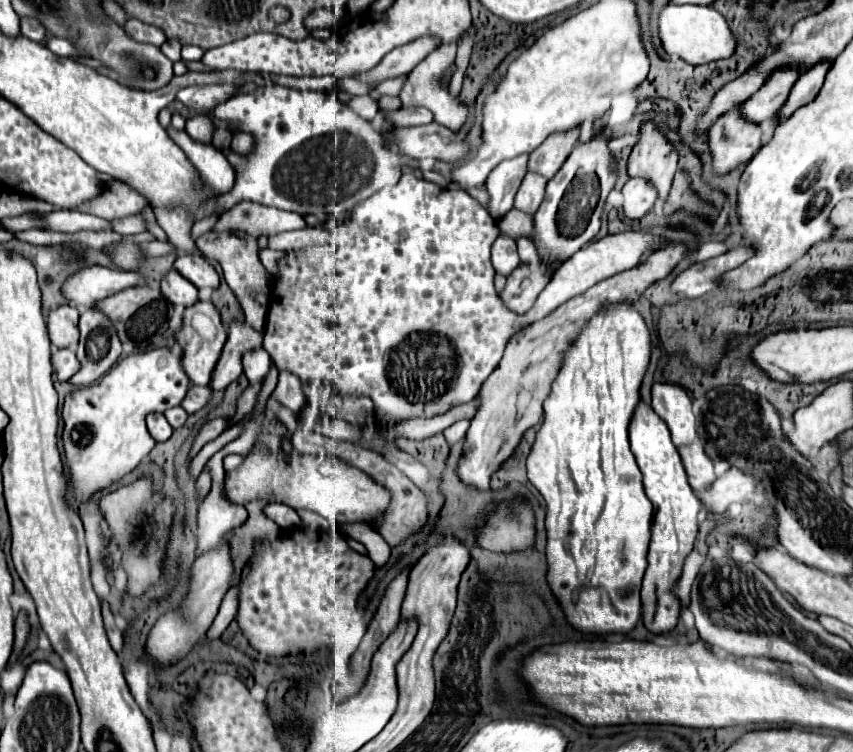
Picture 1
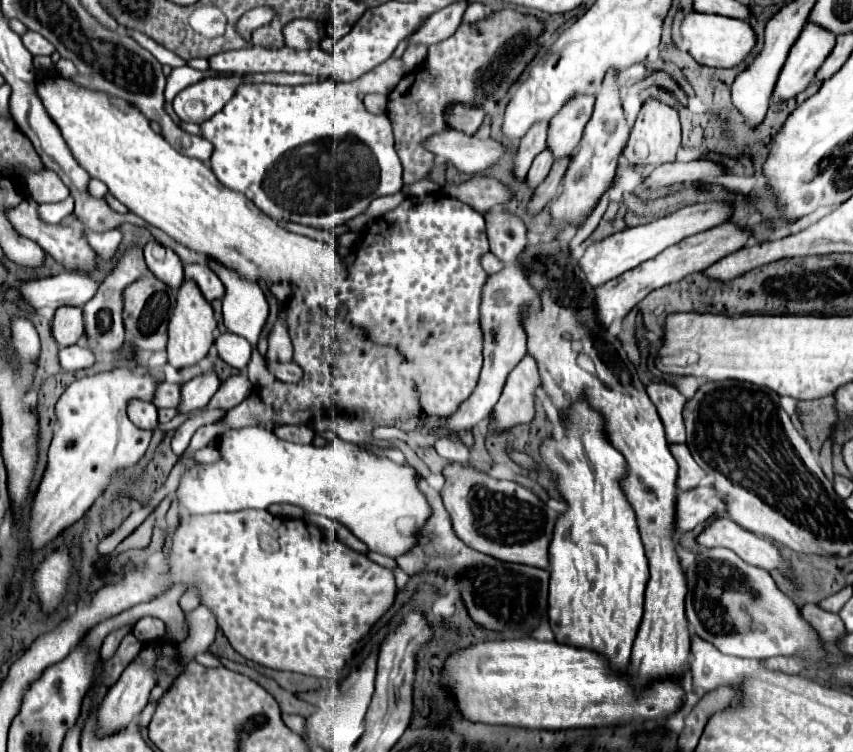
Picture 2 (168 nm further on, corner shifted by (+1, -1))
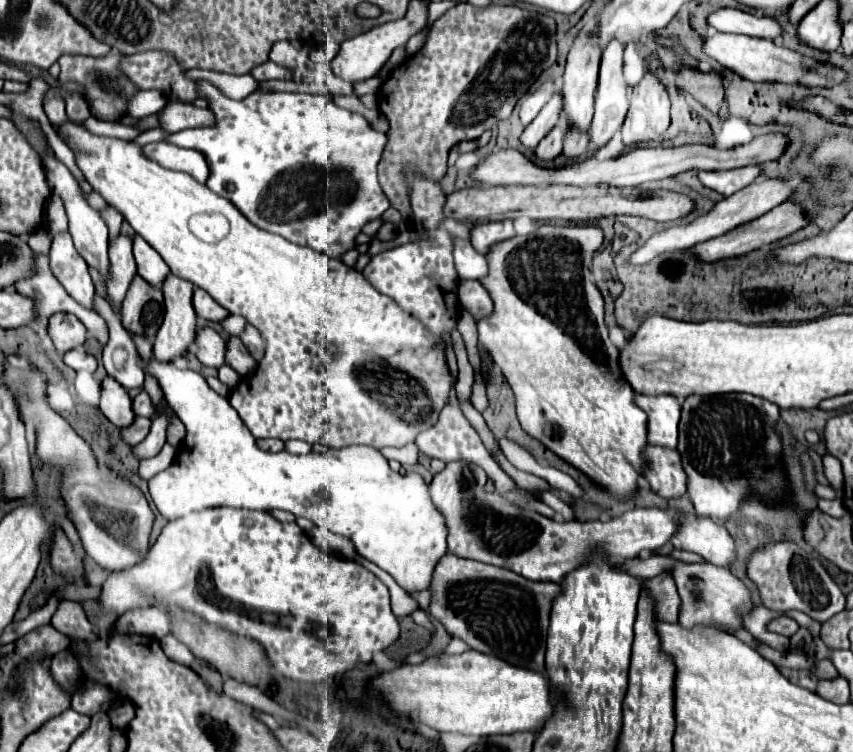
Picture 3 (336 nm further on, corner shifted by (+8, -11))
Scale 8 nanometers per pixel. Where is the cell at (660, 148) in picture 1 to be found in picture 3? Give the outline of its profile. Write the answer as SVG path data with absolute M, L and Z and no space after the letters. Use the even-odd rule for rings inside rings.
M646 72L634 86L630 110L622 126L624 144L636 144L642 140L662 140L664 130L670 124L670 98L666 86L656 74Z

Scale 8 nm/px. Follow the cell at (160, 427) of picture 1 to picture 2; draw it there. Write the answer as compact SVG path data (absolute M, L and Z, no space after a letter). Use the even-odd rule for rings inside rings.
M129 402L129 418L135 426L143 428L143 430L155 430L159 428L159 420L157 420L157 408L149 402Z

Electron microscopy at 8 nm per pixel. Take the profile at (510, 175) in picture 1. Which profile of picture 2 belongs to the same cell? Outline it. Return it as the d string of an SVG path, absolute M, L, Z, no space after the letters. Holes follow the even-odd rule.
M537 122L521 140L519 148L517 148L517 154L515 154L515 160L513 160L513 168L511 168L511 174L519 180L523 180L527 176L527 170L533 162L533 158L543 152L547 146L545 146L545 138L547 138L547 124L545 122Z

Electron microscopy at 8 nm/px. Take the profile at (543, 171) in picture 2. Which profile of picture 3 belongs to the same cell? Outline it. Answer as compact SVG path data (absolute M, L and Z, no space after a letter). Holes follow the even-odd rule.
M556 124L536 146L536 160L538 162L548 162L556 154L562 152L562 142L564 142L564 128L562 124Z

